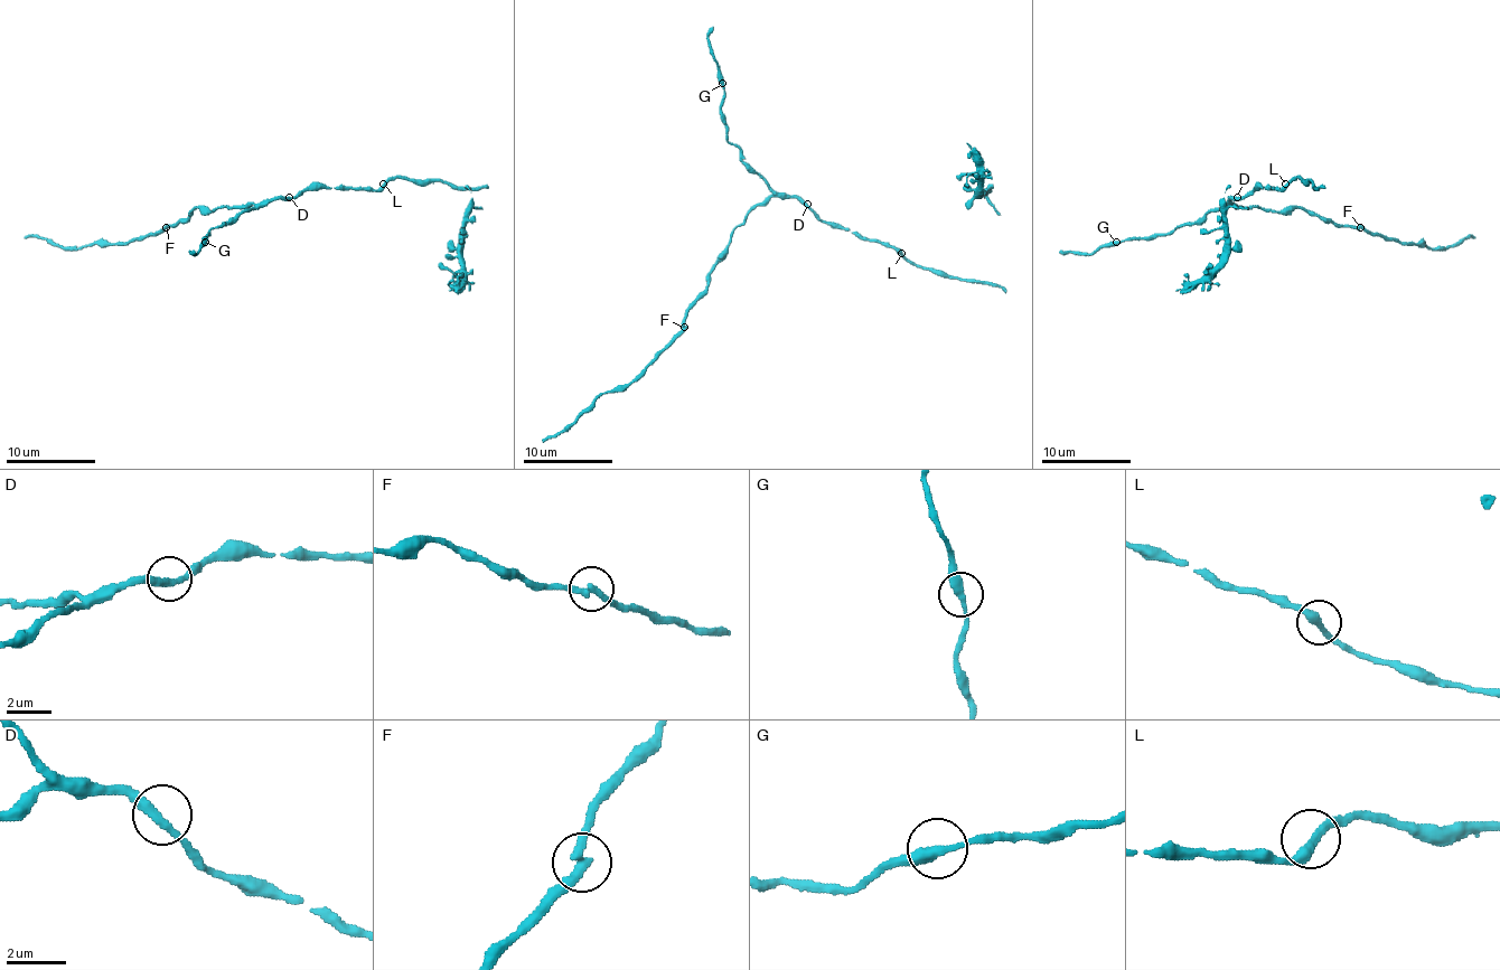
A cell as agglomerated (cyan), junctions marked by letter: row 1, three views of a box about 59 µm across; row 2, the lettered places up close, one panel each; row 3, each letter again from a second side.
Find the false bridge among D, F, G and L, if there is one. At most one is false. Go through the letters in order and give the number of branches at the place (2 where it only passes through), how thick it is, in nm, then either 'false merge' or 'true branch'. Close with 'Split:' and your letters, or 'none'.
D: 2 branches meet; 320 nm thick; true branch
F: 2 branches meet; 320 nm thick; true branch
G: 2 branches meet; 320 nm thick; true branch
L: 2 branches meet; 320 nm thick; true branch
Split: none

